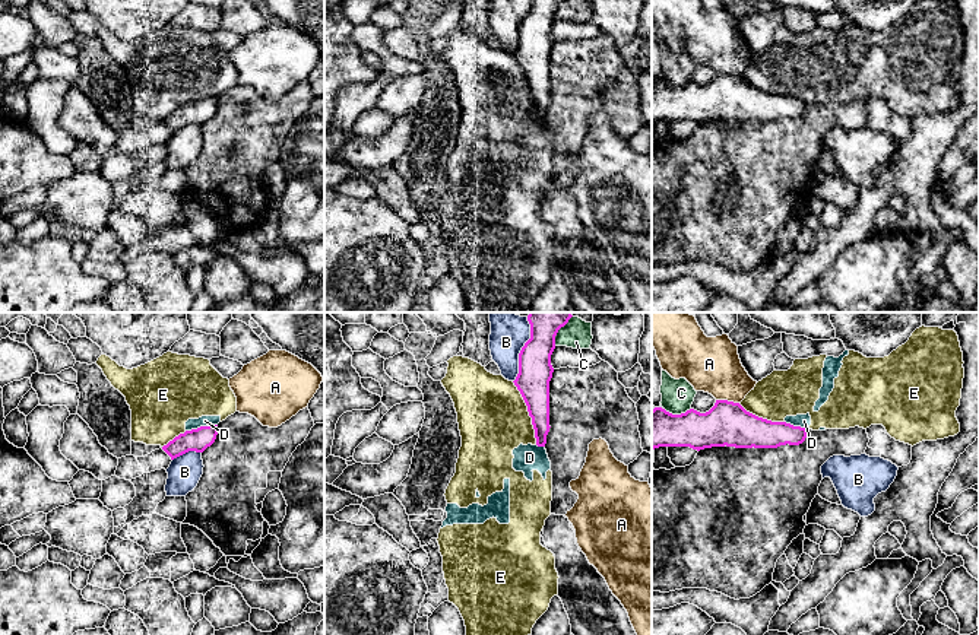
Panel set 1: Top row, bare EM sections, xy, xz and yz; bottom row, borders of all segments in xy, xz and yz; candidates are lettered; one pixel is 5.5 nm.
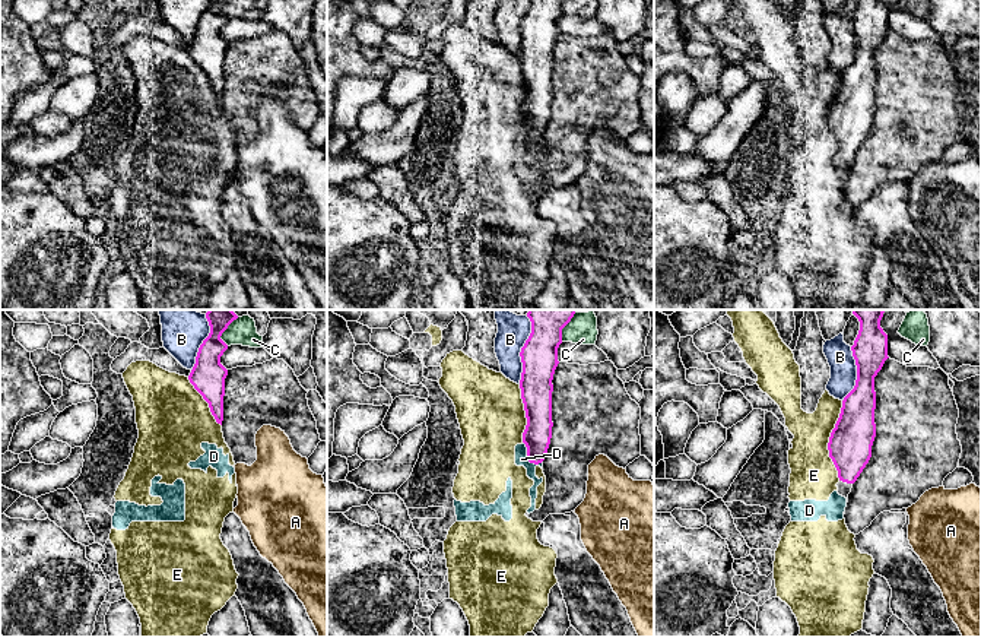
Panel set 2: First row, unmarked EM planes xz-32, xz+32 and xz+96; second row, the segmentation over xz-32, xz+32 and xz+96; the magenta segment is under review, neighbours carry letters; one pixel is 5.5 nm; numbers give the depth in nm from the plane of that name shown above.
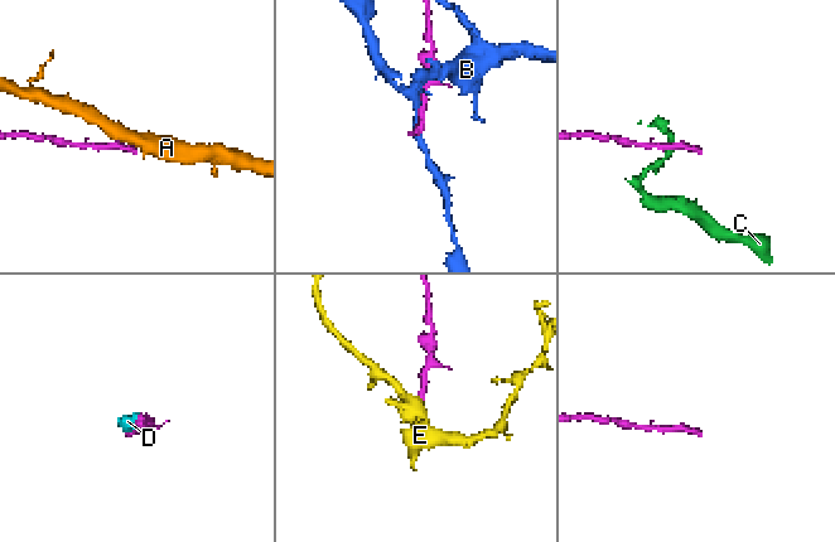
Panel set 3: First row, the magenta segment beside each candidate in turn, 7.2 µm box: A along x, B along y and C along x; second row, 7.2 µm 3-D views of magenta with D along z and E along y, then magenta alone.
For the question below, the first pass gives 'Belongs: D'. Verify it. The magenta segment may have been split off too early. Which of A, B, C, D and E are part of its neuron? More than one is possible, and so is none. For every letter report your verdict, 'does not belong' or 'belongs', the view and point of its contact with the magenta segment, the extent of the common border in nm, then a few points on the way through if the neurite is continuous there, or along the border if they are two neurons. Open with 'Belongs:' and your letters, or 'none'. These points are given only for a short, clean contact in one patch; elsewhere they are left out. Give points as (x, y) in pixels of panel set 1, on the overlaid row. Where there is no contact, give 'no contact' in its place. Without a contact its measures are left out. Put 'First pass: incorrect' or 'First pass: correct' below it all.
Belongs: none
A: does not belong; meets magenta in yz at (728, 402); contact 140 nm long; border along yz (716, 399), (740, 405)
B: does not belong; meets magenta in xz at (522, 349); contact 360 nm long
C: does not belong; meets magenta in yz at (677, 415); contact 150 nm long; border along yz (664, 408), (672, 413), (684, 413), (690, 409)
D: does not belong; meets magenta in xy at (200, 426); contact 180 nm long; border along xy (216, 424), (186, 431)
E: does not belong; meets magenta in xz at (529, 413); contact 380 nm long
First pass: incorrect

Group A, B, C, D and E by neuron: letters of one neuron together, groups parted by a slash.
A / B / C / D E

